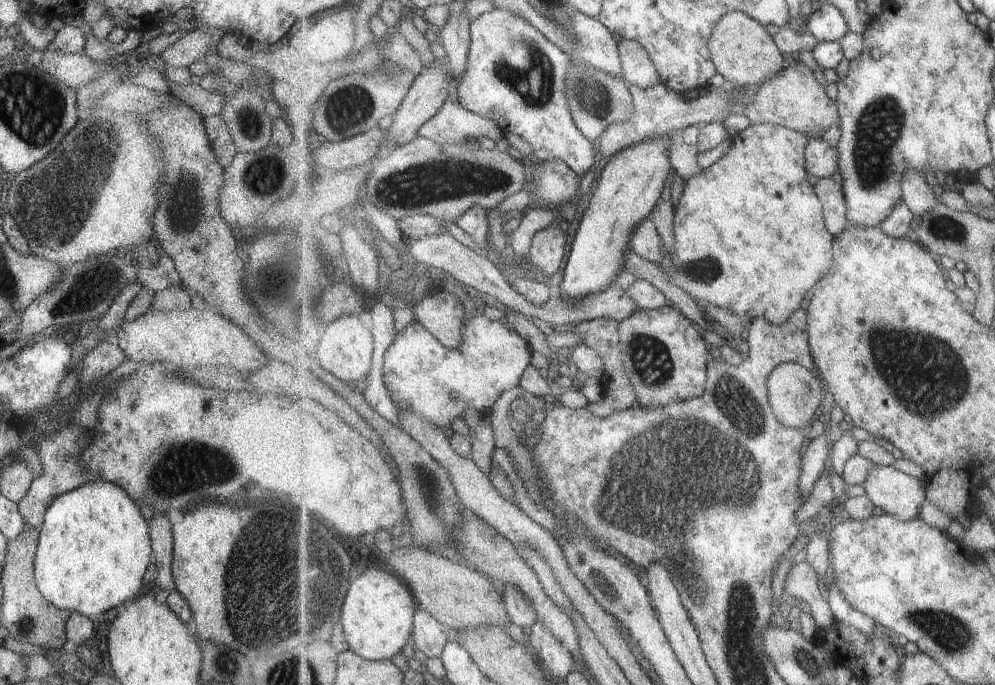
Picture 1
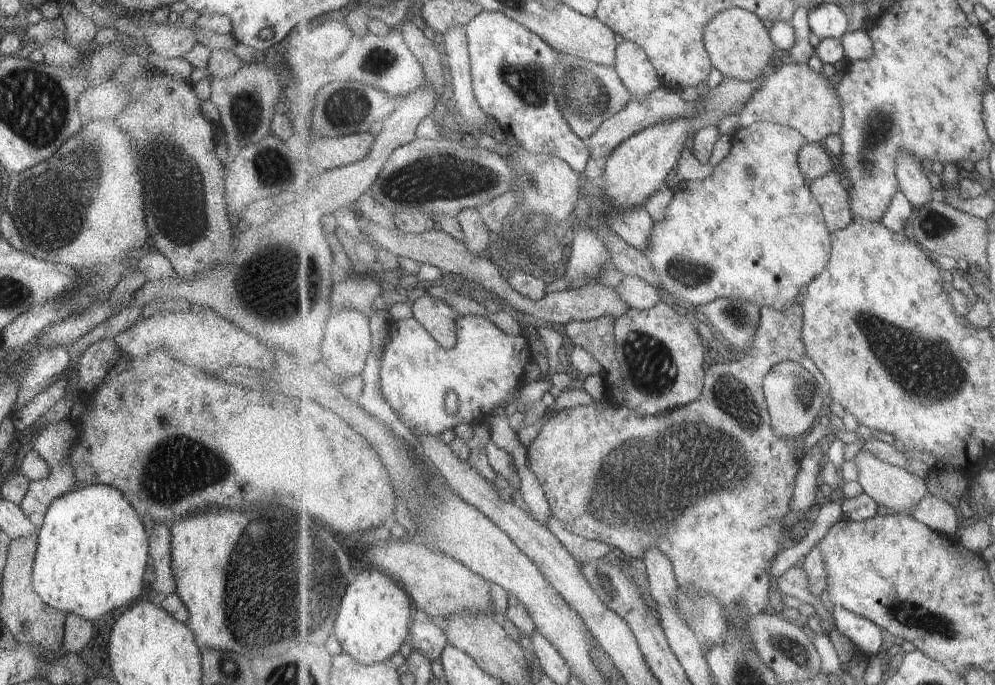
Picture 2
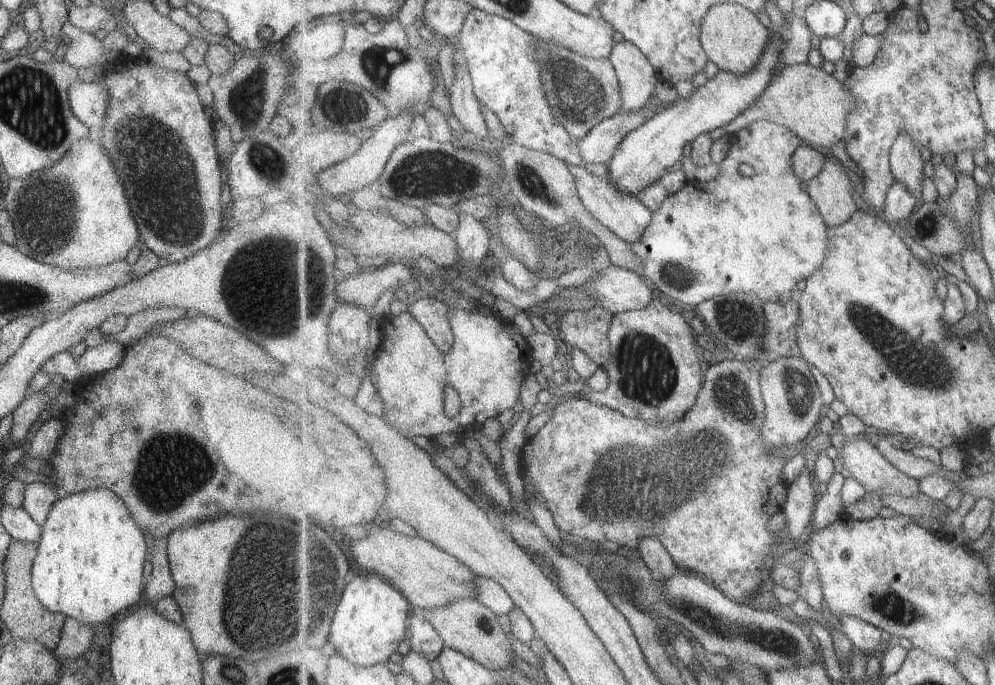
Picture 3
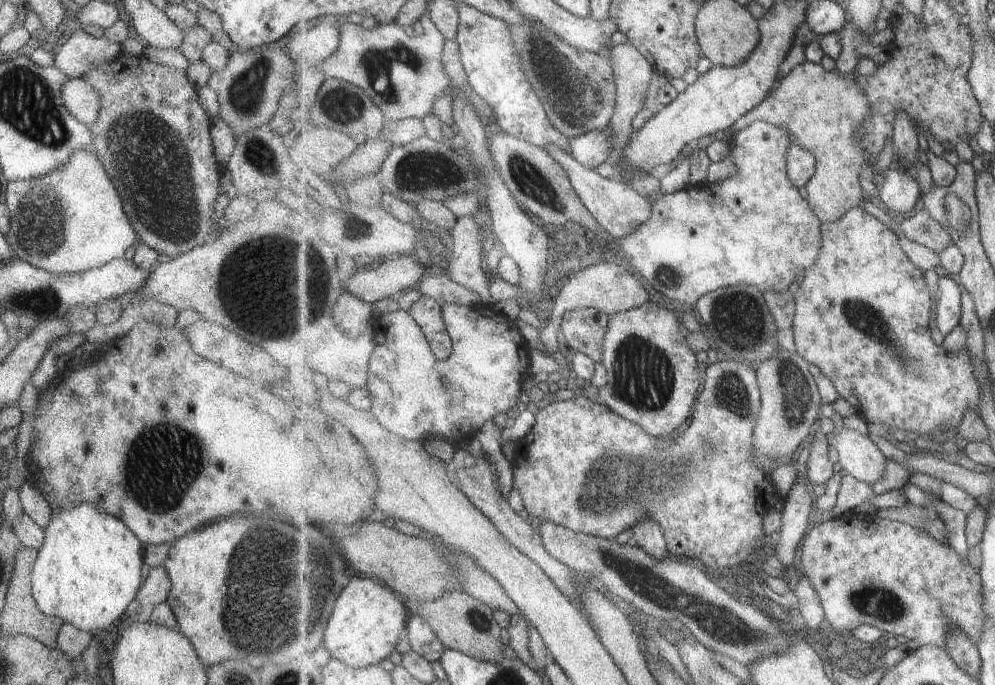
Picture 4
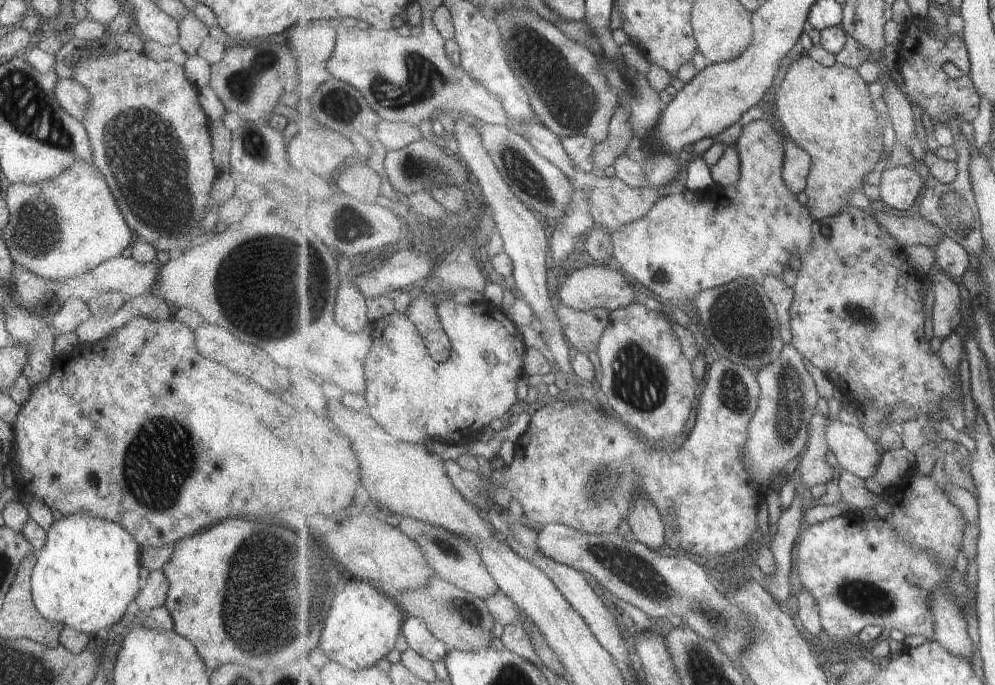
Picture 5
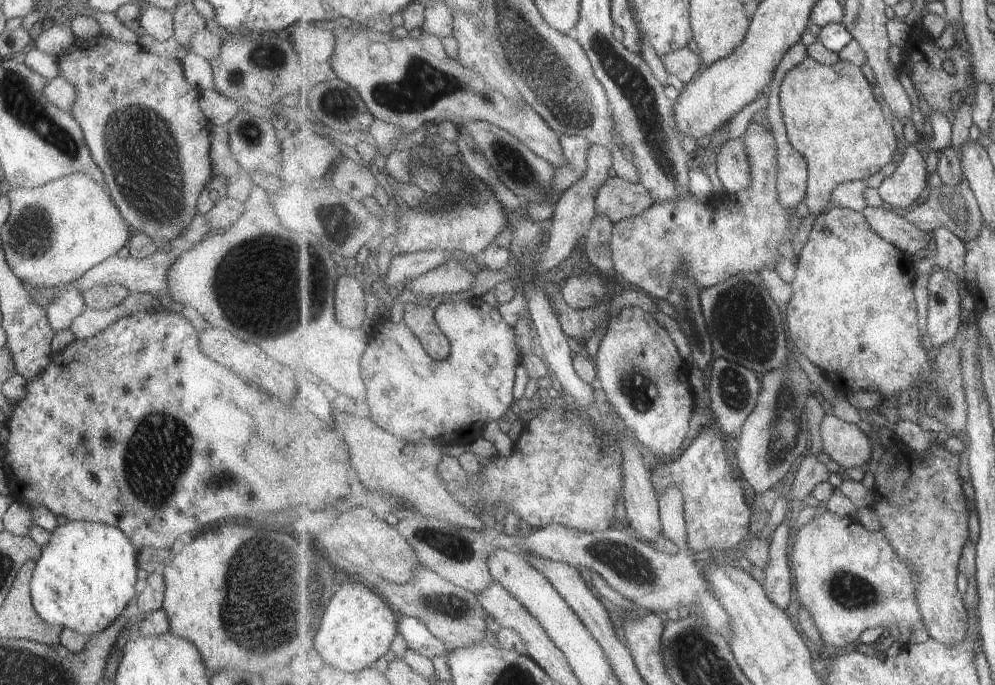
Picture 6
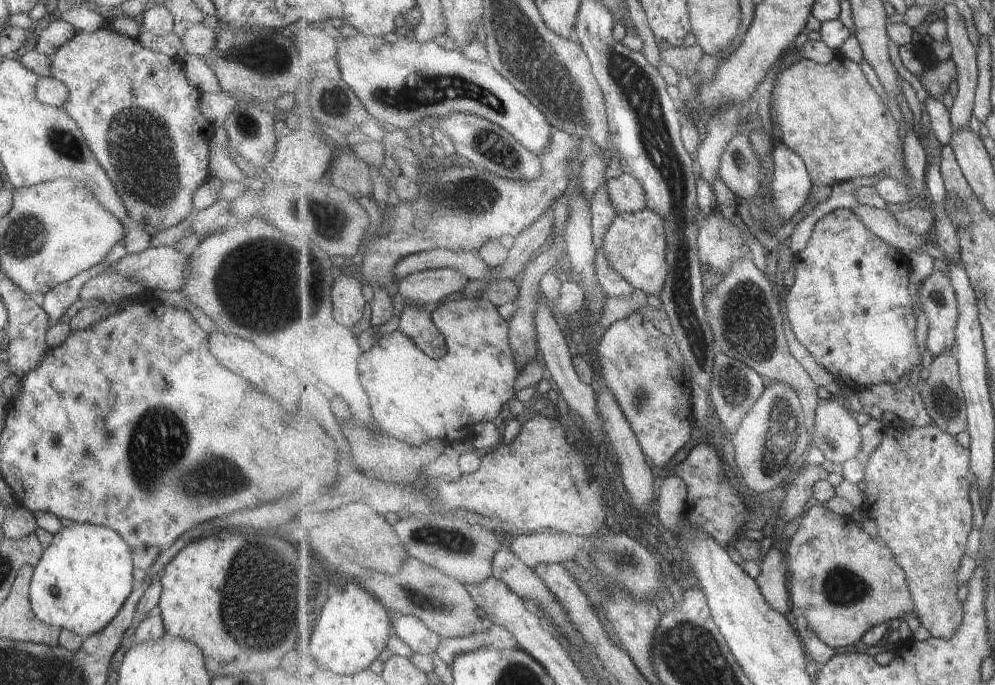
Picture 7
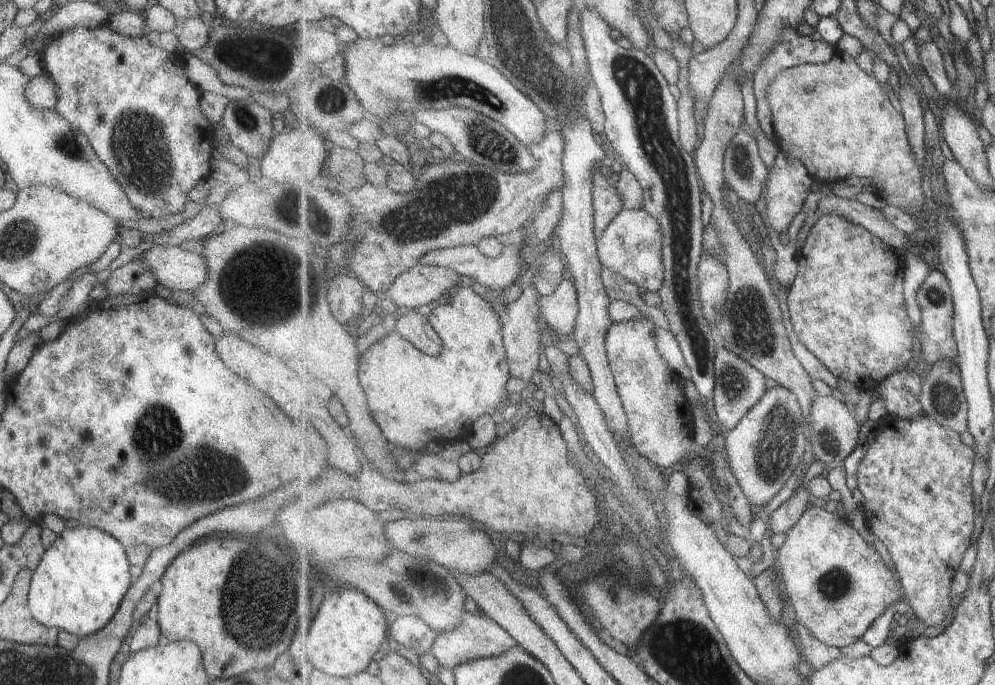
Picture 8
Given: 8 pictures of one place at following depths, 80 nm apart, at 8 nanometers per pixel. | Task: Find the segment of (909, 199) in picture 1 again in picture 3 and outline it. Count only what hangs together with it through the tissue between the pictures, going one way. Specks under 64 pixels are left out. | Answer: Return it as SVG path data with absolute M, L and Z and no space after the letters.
M904 131L895 141L891 154L892 171L896 180L908 188L917 199L923 200L923 156L921 150L915 146L914 140Z

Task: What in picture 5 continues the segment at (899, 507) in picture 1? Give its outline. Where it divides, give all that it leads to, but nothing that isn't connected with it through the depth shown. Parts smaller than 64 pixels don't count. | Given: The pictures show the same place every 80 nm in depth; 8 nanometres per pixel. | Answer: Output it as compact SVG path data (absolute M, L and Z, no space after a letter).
M831 419L826 427L826 436L830 450L840 462L841 470L851 472L864 481L876 475L883 454L882 457L879 455L877 444L860 426Z

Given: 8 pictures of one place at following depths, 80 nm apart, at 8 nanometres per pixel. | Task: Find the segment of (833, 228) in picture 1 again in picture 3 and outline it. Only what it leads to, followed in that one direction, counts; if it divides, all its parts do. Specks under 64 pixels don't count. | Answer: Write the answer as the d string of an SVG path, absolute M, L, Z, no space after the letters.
M835 161L824 163L824 170L808 182L806 191L816 202L828 227L840 227L857 211L857 194L851 187L847 170Z

